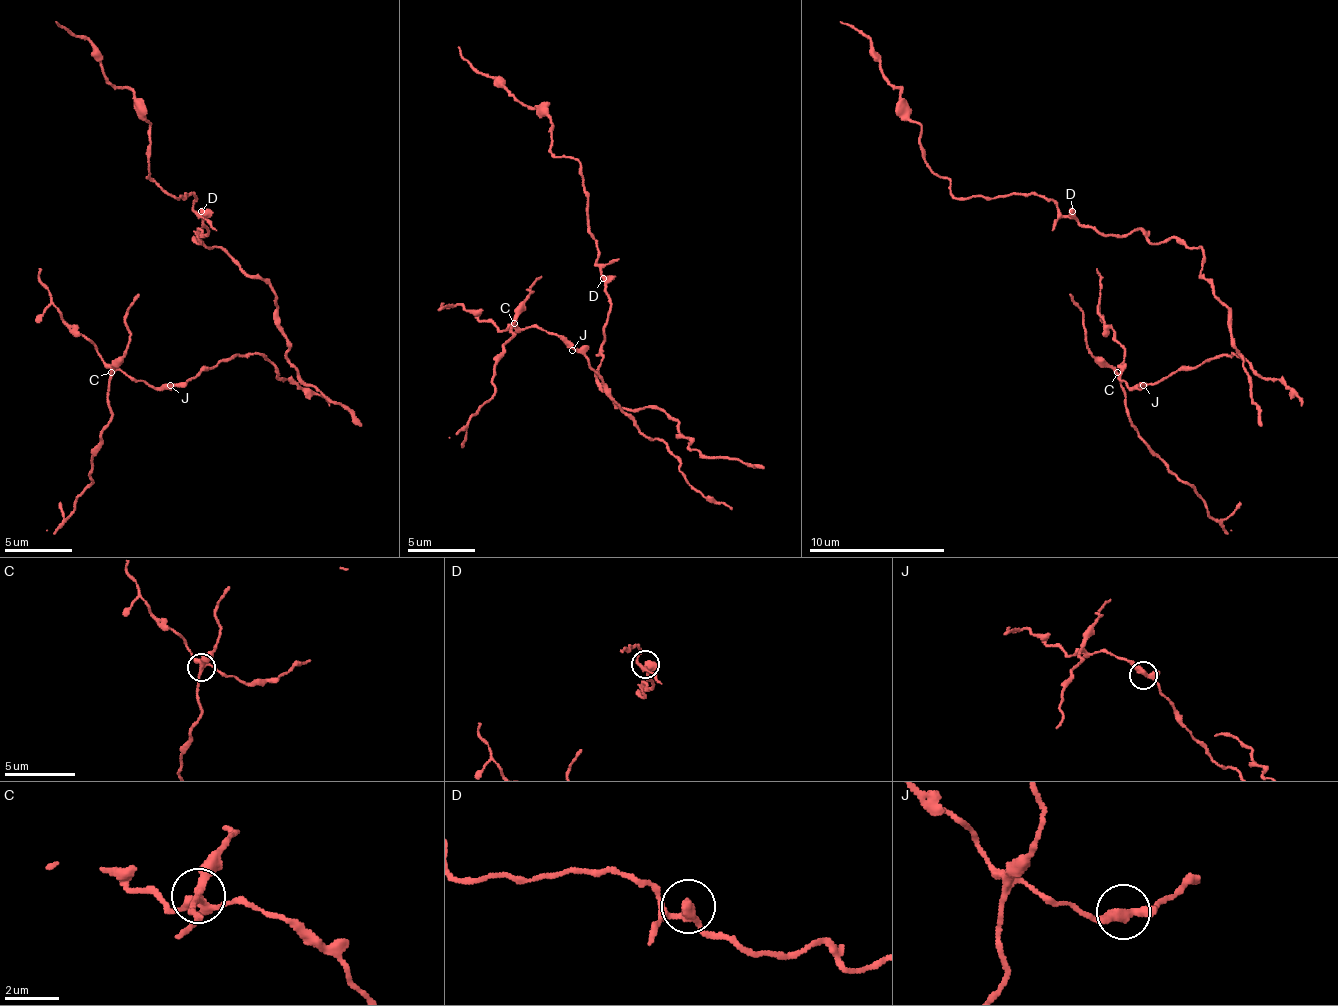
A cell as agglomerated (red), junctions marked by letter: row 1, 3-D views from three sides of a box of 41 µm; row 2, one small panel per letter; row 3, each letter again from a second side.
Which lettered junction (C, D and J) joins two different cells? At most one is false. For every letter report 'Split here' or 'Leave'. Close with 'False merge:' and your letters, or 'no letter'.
C: Split here
D: Leave
J: Leave
False merge: C

